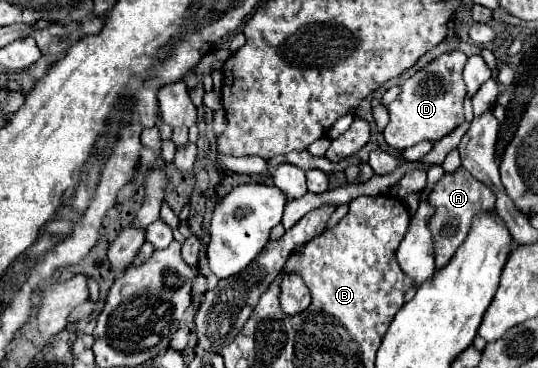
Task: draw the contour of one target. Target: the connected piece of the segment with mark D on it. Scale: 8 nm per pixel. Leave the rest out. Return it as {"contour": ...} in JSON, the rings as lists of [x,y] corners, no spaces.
{"contour":[[[447,51],[433,59],[429,65],[419,69],[401,85],[399,97],[389,105],[389,125],[383,131],[385,143],[393,149],[405,151],[421,141],[439,141],[449,135],[457,125],[465,121],[463,99],[465,83],[461,71],[465,67],[467,55],[461,51]]]}

